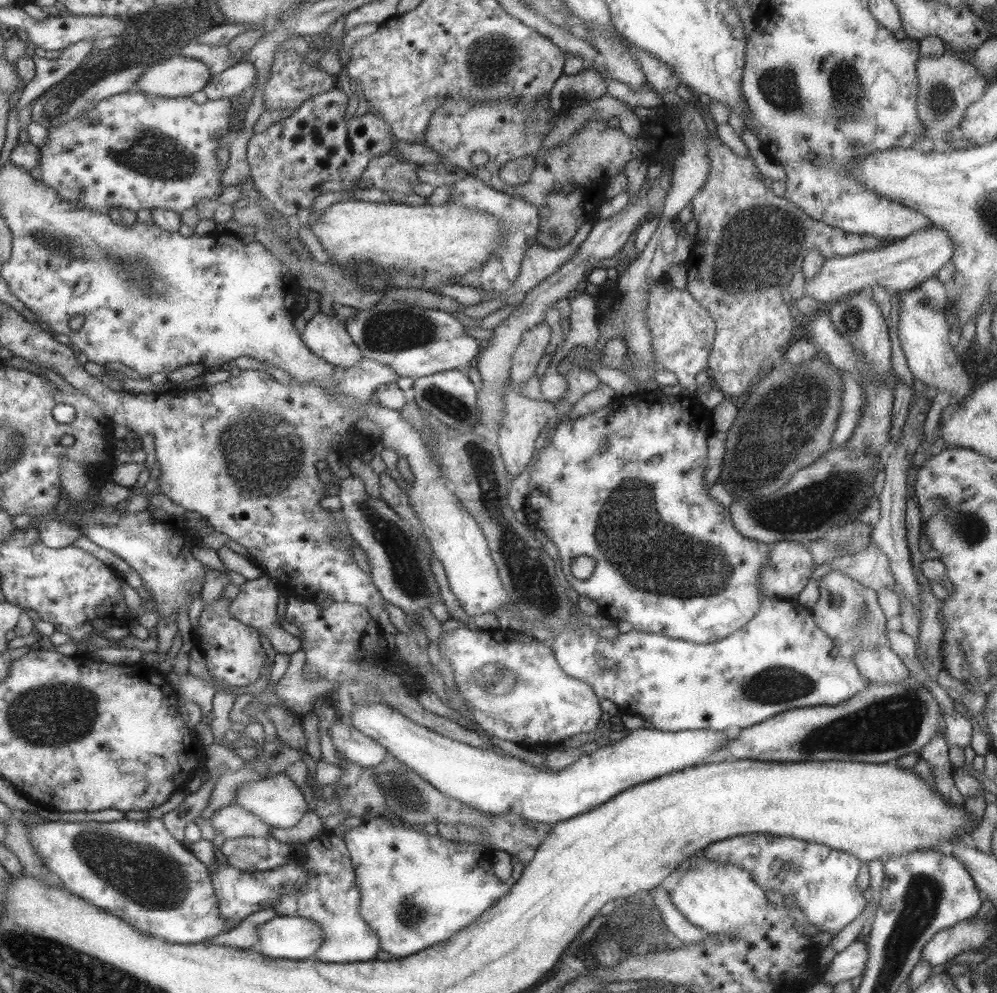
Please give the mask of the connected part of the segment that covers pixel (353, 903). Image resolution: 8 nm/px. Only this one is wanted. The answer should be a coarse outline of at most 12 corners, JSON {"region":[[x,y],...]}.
{"region":[[323,830],[296,861],[306,883],[280,896],[279,915],[312,920],[313,959],[375,958],[379,939],[359,916],[344,841]]}

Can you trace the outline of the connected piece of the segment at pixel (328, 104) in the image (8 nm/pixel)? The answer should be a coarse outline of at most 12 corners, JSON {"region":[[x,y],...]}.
{"region":[[332,87],[247,140],[253,186],[285,217],[393,152],[371,107]]}

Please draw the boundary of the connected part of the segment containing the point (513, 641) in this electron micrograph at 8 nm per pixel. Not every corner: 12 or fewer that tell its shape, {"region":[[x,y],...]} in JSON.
{"region":[[525,630],[441,631],[483,733],[554,746],[599,698]]}

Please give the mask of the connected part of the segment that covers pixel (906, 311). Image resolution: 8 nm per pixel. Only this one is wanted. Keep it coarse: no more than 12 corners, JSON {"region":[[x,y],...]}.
{"region":[[934,275],[898,298],[896,338],[912,376],[964,399]]}

